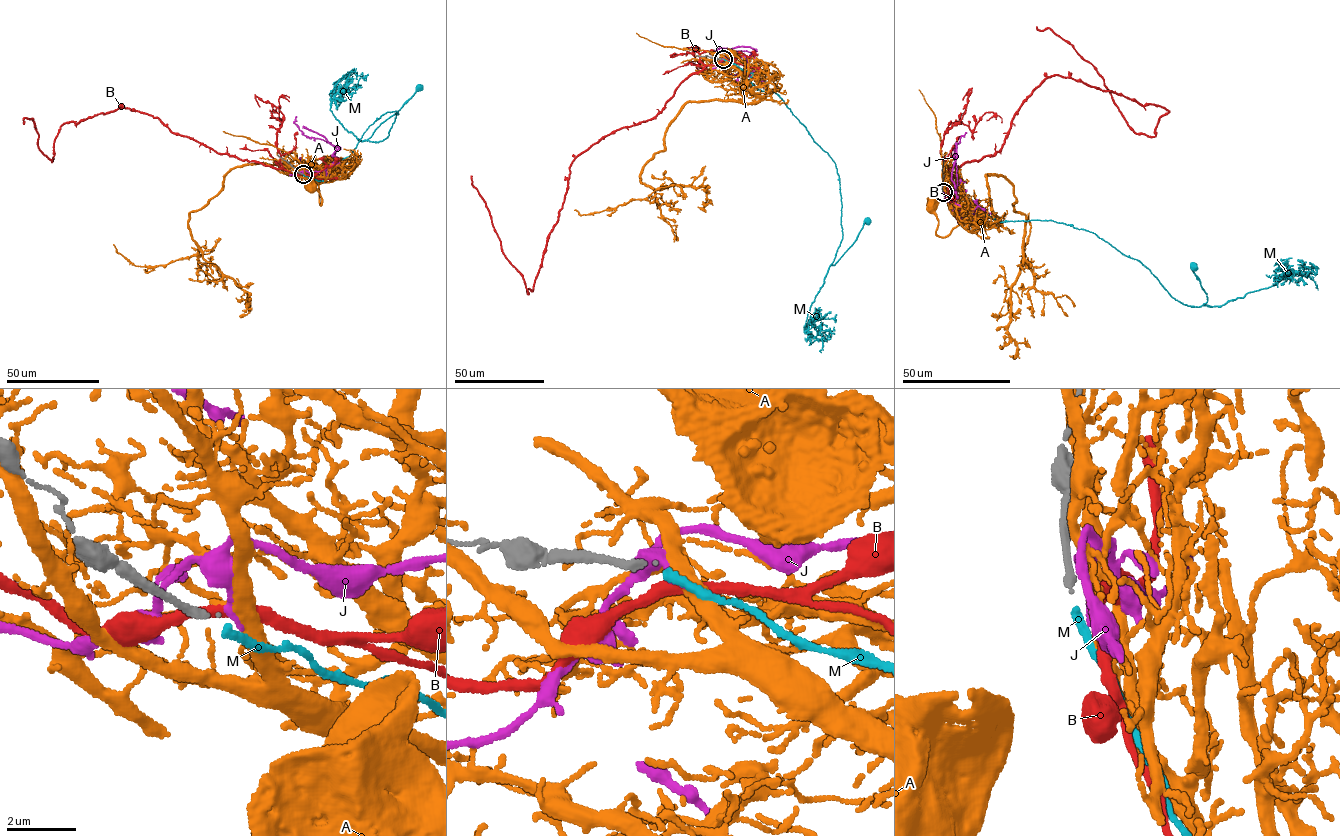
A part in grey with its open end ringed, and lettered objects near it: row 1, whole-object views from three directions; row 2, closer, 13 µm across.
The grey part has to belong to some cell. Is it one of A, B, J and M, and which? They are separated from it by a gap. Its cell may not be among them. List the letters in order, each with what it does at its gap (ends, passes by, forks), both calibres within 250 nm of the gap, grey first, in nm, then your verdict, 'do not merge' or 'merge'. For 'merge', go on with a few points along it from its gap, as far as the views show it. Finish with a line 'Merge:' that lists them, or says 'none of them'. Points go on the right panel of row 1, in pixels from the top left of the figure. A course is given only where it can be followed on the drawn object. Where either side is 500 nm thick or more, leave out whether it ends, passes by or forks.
A: it forks there; 190 nm thick on the grey side, 320 nm on the other; do not merge
B: it passes by; 190 nm thick on the grey side, 300 nm on the other; do not merge
J: it ends there; 190 nm thick on the grey side, 190 nm on the other; do not merge
M: it ends there; 190 nm thick on the grey side, 240 nm on the other; merge; it runs (942, 193), (962, 220), (1050, 220), (1093, 232), (1136, 259), (1176, 300), (1198, 307), (1208, 297), (1193, 266)
Merge: M

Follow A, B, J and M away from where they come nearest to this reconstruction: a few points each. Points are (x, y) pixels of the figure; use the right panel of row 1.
A: (944, 192), (950, 208), (962, 220), (948, 235), (940, 237), (936, 234), (938, 220), (931, 206)
B: (944, 192), (956, 170), (1000, 148), (1051, 76), (1169, 112), (1155, 136), (1136, 133), (1097, 69), (1036, 26)
J: (944, 192), (947, 201), (952, 202), (956, 198), (954, 153), (966, 132)
M: (942, 193), (962, 220), (1050, 220), (1093, 232), (1136, 259), (1176, 300), (1198, 307), (1208, 297), (1193, 266)

